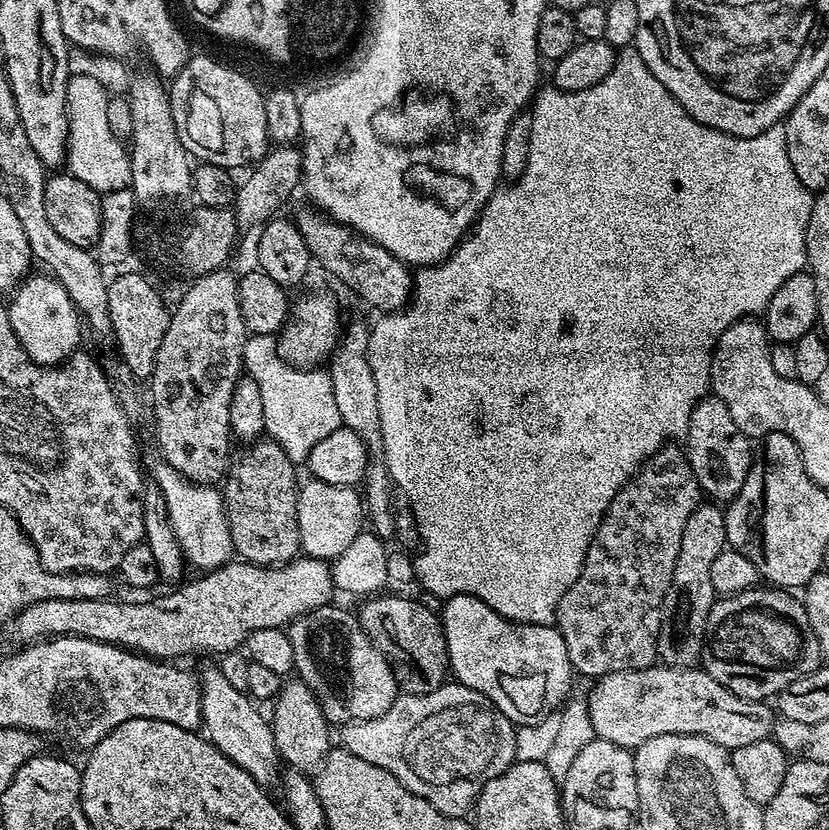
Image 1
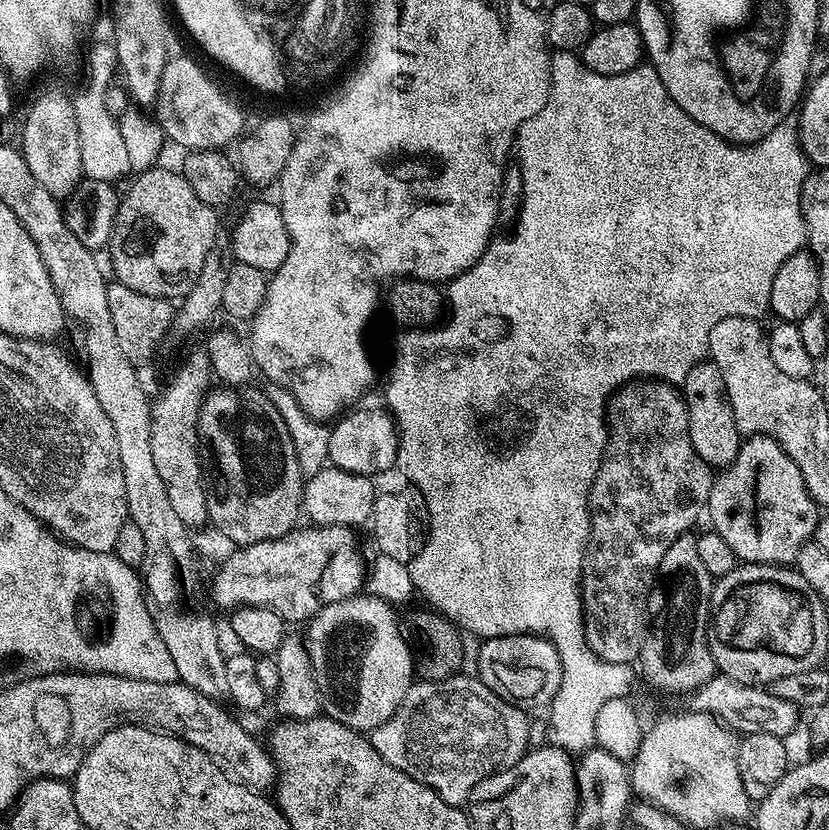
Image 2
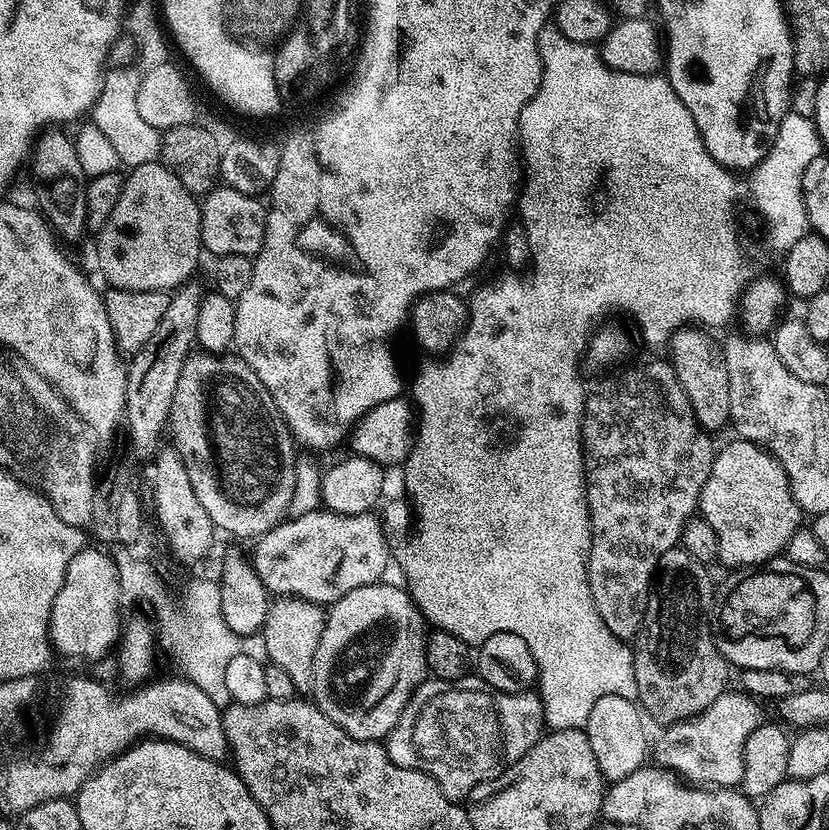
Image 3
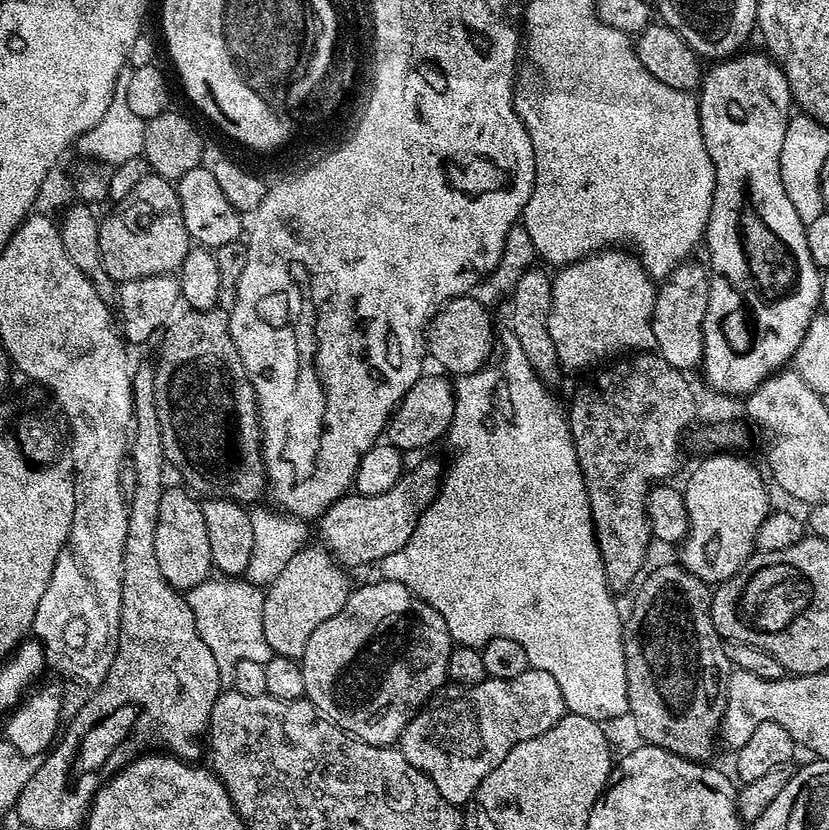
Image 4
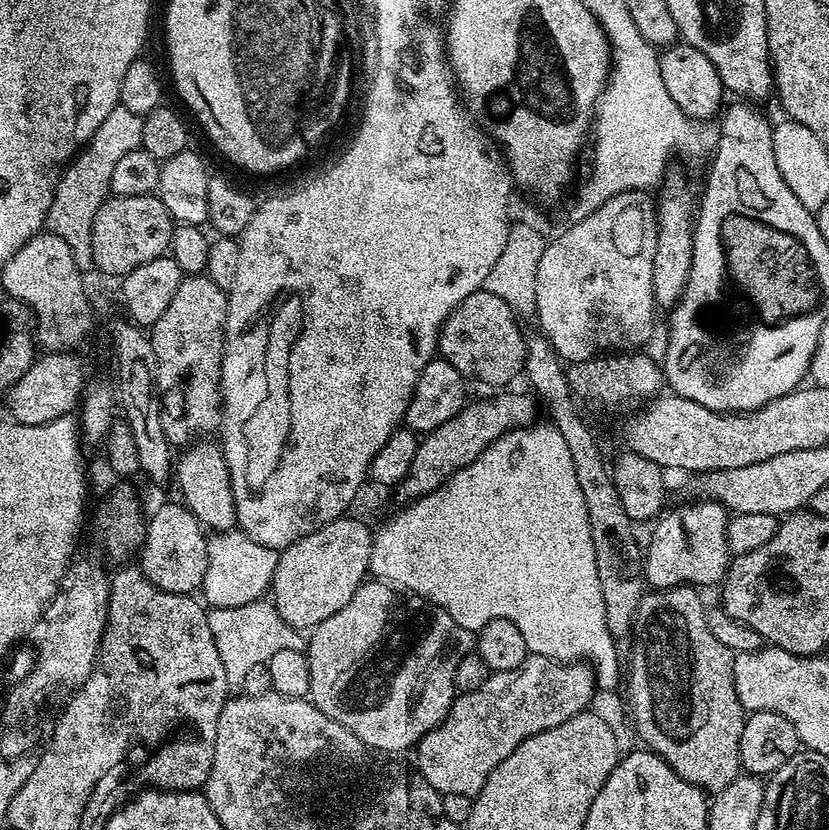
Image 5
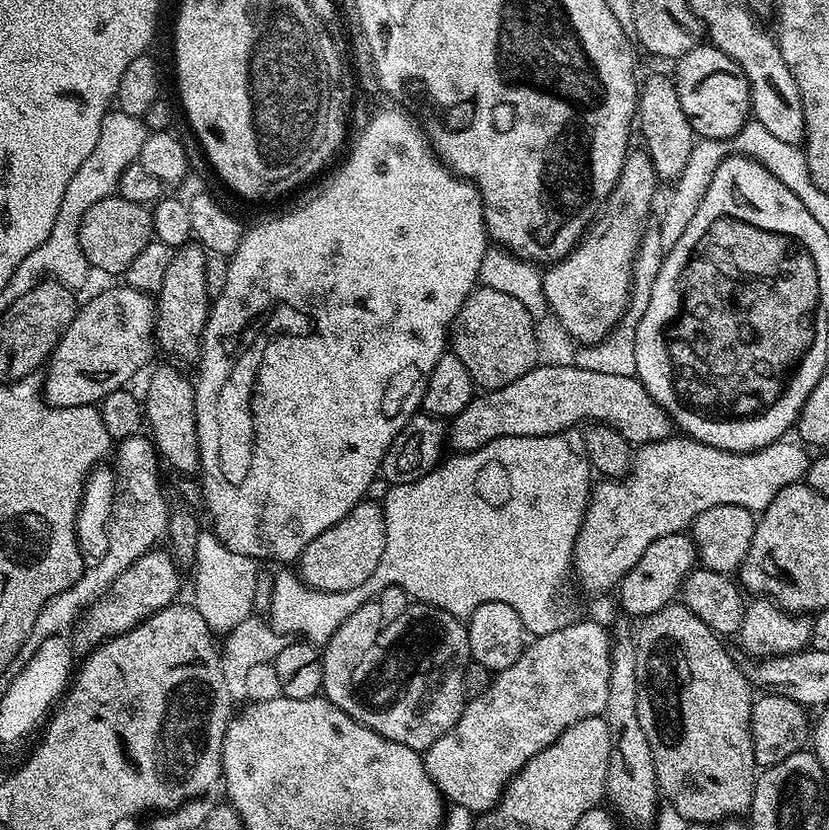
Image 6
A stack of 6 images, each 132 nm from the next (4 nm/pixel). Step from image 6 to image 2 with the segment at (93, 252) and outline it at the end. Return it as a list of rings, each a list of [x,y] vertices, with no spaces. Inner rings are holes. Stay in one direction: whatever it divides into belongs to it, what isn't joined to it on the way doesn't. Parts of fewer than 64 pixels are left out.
[[[162,167],[139,173],[121,195],[106,252],[112,255],[115,283],[130,286],[138,294],[176,302],[192,289],[202,271],[202,262],[217,247],[216,231],[220,224],[216,221],[217,209],[198,199],[184,175]]]

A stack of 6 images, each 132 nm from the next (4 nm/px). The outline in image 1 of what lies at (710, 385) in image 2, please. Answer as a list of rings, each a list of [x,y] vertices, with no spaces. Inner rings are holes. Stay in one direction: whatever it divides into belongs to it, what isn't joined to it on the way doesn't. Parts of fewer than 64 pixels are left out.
[[[715,394],[705,395],[704,399],[696,401],[696,405],[690,414],[686,433],[687,440],[686,455],[700,483],[701,493],[716,502],[733,500],[738,494],[738,490],[742,490],[742,482],[746,482],[746,474],[754,459],[754,444],[745,432],[738,430],[734,418],[730,418],[730,410],[726,410],[726,402],[719,400]]]

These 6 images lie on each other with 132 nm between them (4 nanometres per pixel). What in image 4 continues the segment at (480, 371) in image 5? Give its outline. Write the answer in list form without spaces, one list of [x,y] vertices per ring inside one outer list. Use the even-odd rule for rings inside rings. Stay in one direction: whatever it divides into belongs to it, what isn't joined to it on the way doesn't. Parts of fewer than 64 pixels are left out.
[[[475,295],[459,296],[445,304],[426,325],[426,352],[441,364],[445,373],[459,378],[469,376],[493,359],[492,347],[497,347],[498,336],[492,329],[492,316]]]

